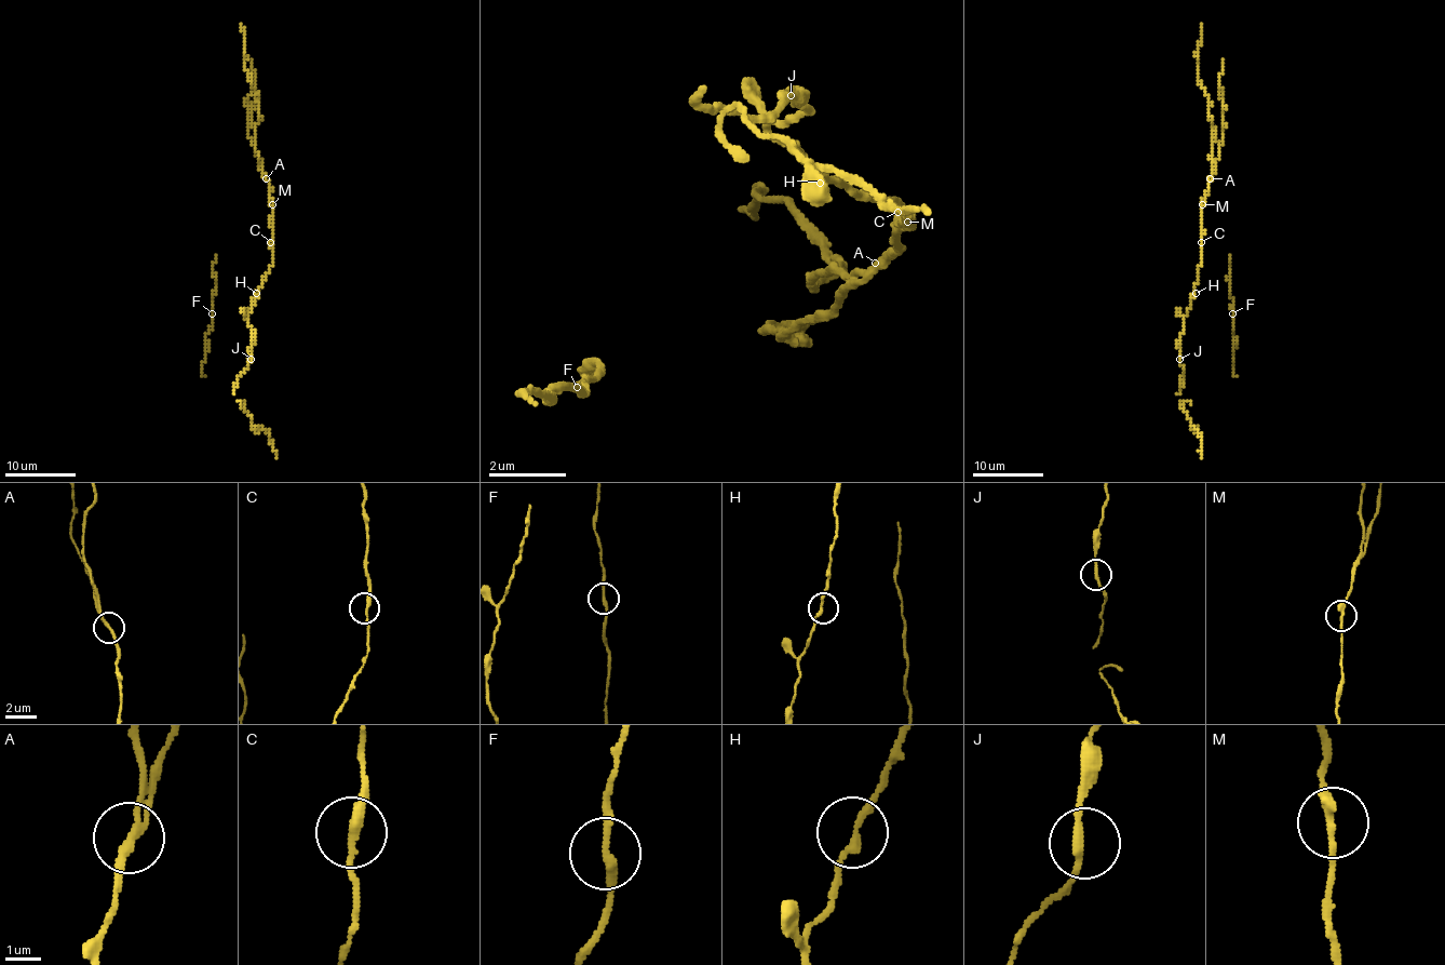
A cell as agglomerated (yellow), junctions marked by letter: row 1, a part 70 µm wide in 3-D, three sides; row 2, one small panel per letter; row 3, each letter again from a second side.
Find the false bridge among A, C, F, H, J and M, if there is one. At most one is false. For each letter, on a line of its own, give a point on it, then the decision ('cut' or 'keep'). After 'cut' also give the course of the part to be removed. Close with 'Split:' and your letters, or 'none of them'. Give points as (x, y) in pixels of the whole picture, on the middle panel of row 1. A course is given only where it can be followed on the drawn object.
A: at (875, 263); cut; foreign part runs (878, 260), (849, 280), (810, 280), (839, 260), (761, 192), (742, 212)
C: at (897, 212); keep
F: at (577, 387); keep
H: at (820, 183); keep
J: at (791, 95); keep
M: at (907, 222); keep
Split: A

